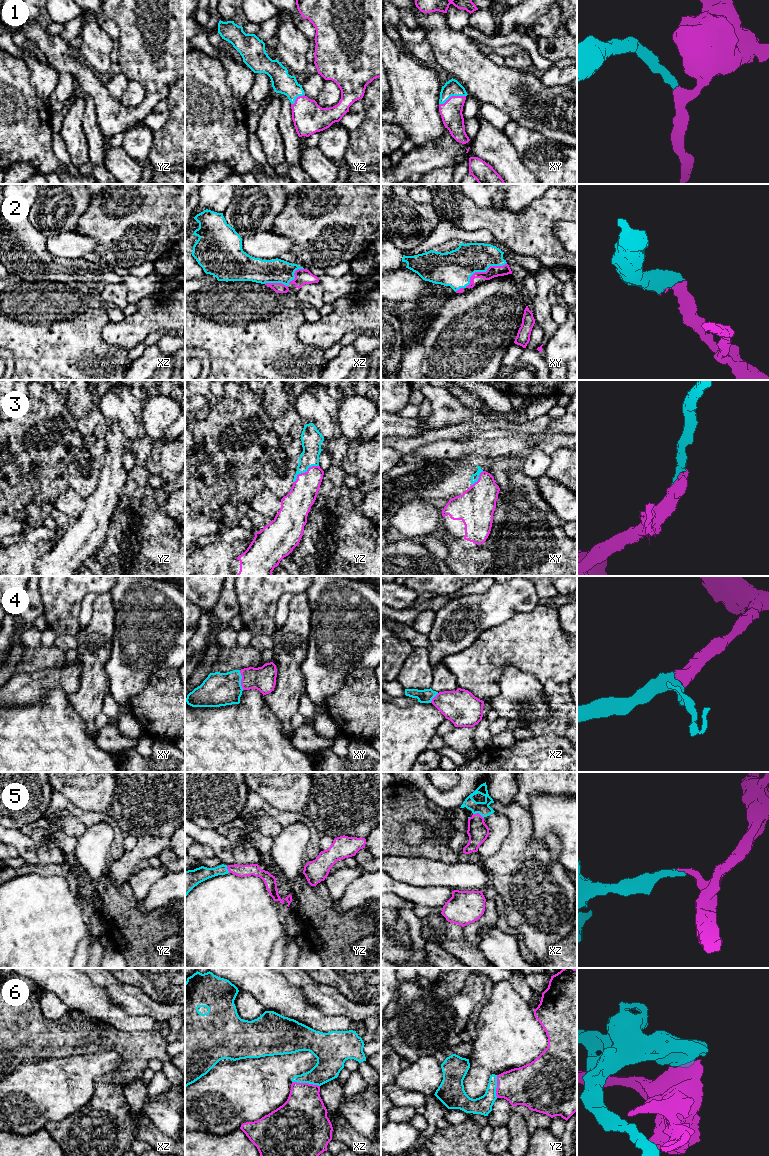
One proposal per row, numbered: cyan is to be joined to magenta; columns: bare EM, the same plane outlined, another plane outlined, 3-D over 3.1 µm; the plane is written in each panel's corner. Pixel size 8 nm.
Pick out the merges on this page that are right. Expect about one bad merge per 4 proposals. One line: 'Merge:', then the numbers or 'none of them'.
Merge: 1, 2, 3, 4, 5

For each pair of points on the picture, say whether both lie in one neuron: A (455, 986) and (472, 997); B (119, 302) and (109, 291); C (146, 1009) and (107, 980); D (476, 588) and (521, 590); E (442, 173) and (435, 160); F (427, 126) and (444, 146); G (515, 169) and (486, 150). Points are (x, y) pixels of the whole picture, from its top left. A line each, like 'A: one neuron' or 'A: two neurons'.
A: two neurons
B: one neuron
C: one neuron
D: two neurons
E: two neurons
F: two neurons
G: one neuron

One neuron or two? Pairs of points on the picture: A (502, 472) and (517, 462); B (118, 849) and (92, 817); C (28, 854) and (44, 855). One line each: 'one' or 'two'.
A: one
B: one
C: two

